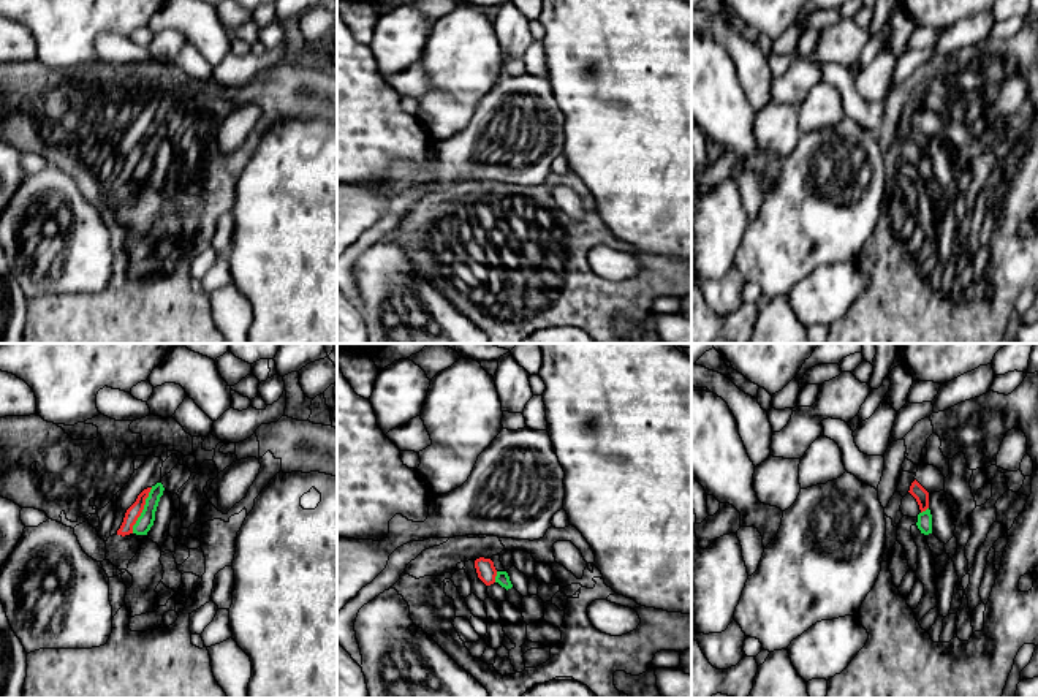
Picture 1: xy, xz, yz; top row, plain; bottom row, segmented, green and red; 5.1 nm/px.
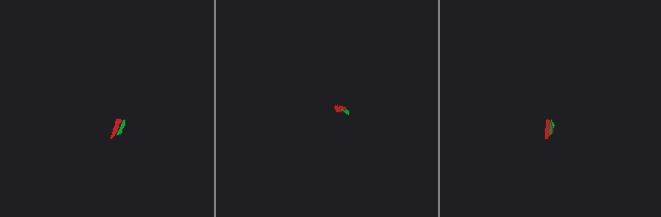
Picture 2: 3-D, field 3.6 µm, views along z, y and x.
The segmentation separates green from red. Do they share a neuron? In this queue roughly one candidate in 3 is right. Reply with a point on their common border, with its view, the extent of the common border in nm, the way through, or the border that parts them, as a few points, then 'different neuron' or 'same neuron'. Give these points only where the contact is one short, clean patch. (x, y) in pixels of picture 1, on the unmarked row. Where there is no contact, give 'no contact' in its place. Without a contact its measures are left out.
meets green in xy at (143, 155); contact 260 nm long; same neuron

